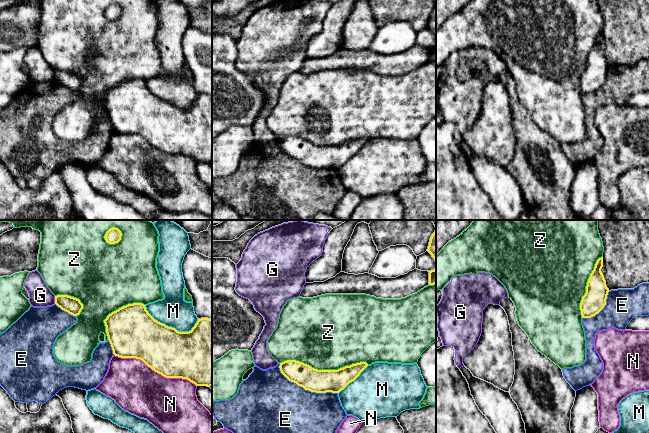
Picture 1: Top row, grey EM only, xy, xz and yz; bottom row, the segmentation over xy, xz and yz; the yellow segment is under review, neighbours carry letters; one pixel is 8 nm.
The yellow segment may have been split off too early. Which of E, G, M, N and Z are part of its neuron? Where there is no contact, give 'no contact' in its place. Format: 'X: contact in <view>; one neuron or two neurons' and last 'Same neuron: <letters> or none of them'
E: contact in xz; two neurons
G: contact in xy; two neurons
M: contact in xy; two neurons
N: contact in xy; two neurons
Z: contact in xz; two neurons
Same neuron: none of them

